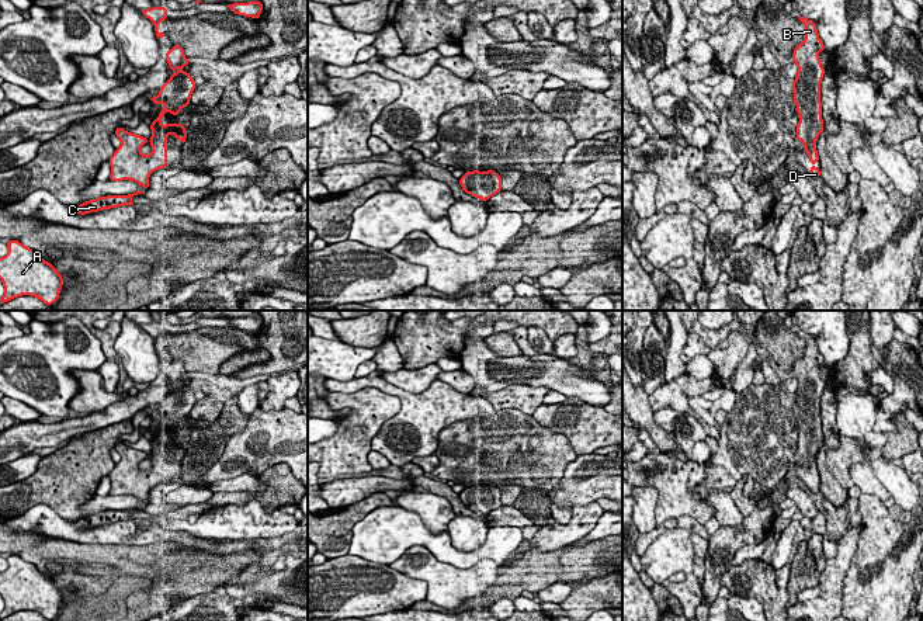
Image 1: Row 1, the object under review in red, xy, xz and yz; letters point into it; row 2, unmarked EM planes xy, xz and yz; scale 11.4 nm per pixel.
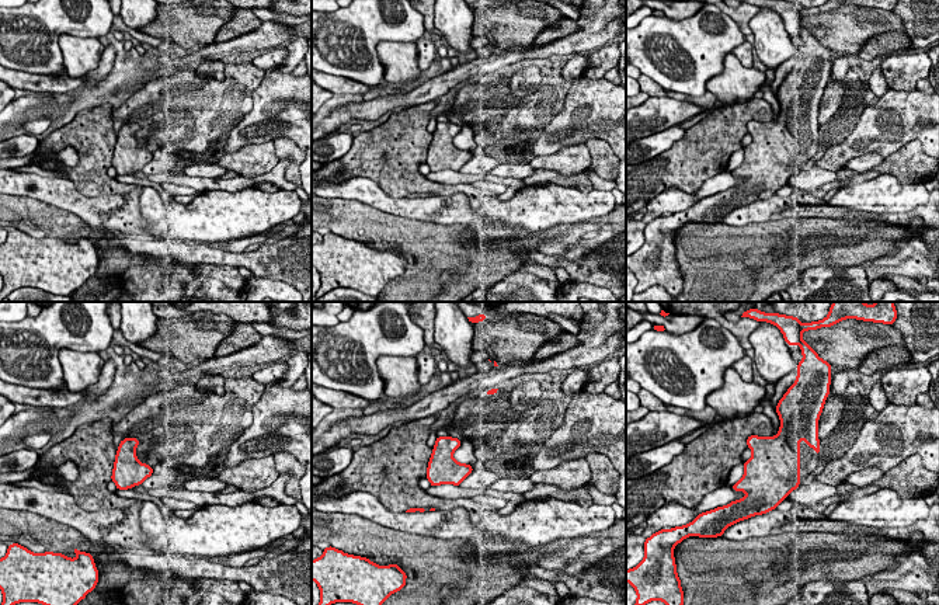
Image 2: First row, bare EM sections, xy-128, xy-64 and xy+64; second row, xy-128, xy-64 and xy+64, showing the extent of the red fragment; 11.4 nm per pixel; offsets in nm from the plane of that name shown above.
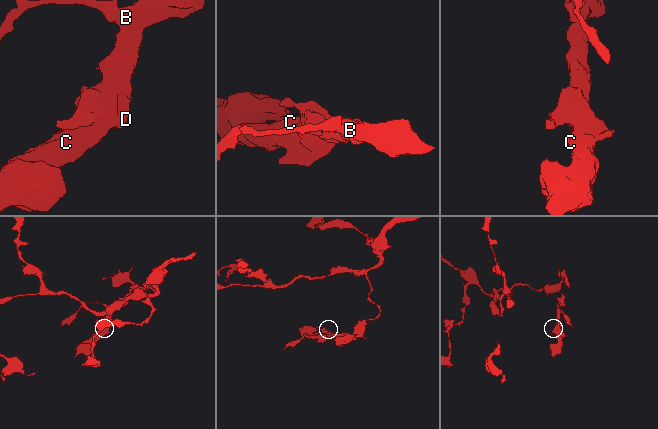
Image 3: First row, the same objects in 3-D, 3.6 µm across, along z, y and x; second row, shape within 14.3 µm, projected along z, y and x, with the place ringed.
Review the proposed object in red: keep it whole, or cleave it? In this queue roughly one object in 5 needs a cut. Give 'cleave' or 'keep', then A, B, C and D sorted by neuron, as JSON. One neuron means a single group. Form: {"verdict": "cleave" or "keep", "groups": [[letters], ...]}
{"verdict": "keep", "groups": [["A", "B", "C", "D"]]}

